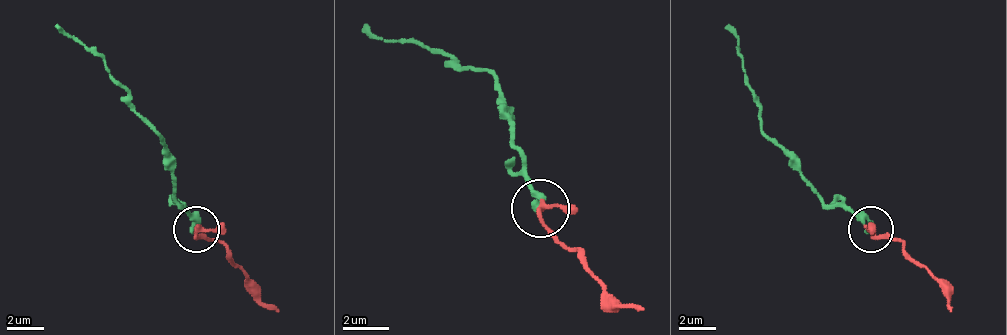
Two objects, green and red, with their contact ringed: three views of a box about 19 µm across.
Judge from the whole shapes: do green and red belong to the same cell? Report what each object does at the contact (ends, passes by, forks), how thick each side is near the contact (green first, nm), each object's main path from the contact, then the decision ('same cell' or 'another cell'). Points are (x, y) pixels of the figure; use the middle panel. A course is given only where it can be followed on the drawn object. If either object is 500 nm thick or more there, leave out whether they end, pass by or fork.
green ends | red passes by | 320/240 nm | green via (541, 206), (513, 143), (513, 108), (484, 68), (432, 51), (380, 39), (363, 22) | red via (541, 206), (564, 241), (622, 304), (645, 310) | same cell

